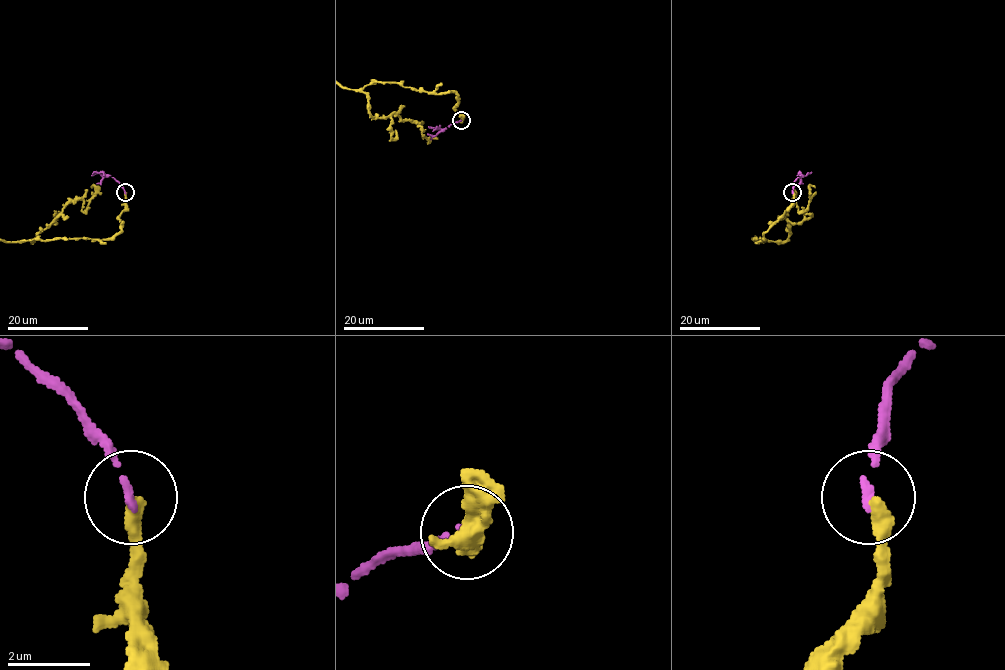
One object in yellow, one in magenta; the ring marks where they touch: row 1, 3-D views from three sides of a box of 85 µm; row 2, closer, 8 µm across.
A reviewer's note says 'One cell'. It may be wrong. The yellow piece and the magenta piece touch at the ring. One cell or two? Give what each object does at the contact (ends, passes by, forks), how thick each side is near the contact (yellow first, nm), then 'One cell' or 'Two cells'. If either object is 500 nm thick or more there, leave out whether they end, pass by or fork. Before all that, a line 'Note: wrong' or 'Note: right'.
Note: wrong
At the ring yellow ends. At the ring magenta ends. Thickness 380 nm (yellow) against 190 nm. Two cells

